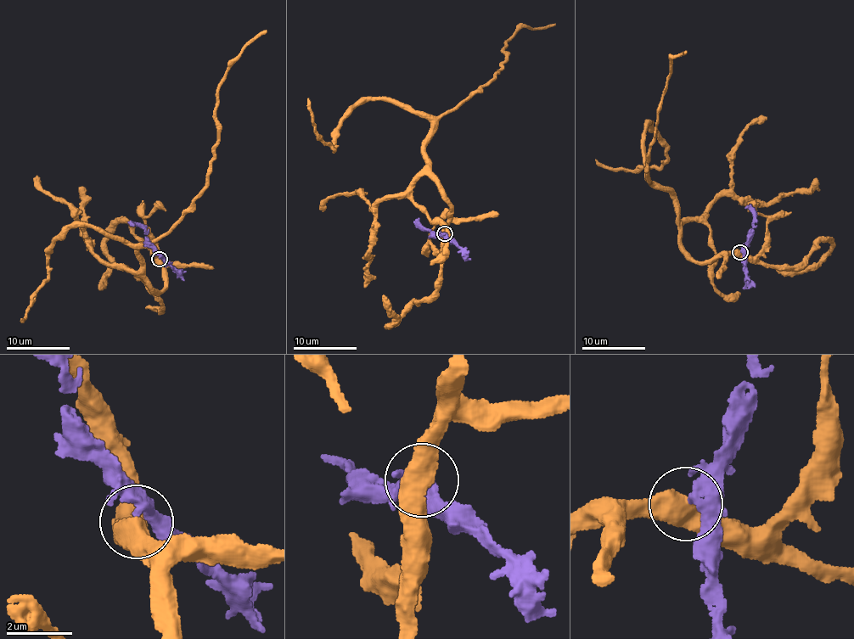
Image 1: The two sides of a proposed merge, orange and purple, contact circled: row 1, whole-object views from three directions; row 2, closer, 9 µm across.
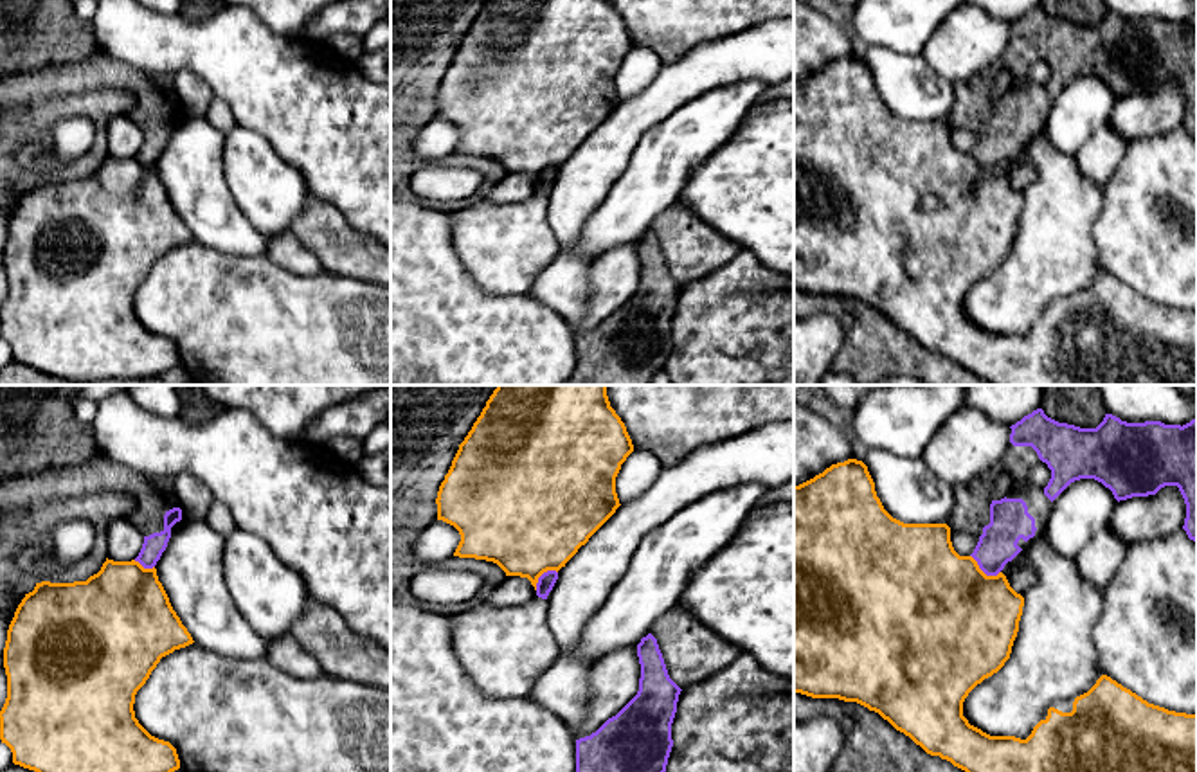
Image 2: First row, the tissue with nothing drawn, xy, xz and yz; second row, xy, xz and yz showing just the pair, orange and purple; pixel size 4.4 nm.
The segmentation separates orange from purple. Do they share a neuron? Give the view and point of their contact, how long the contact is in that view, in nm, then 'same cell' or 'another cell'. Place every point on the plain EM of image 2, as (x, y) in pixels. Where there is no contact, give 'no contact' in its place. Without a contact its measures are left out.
contact yz (981, 168); length 160 nm; another cell

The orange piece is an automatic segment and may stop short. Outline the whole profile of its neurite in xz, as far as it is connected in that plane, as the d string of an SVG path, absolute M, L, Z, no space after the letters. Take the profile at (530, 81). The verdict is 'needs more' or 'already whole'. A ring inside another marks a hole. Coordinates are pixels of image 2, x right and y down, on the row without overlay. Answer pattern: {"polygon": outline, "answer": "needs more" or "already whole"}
{"polygon": "M486 0L472 27L459 41L445 77L437 88L437 117L454 122L461 139L454 149L459 155L475 155L497 160L506 173L527 175L536 187L538 175L547 167L560 167L581 142L616 110L621 103L616 90L616 74L621 61L634 49L625 20L610 0Z", "answer": "already whole"}

